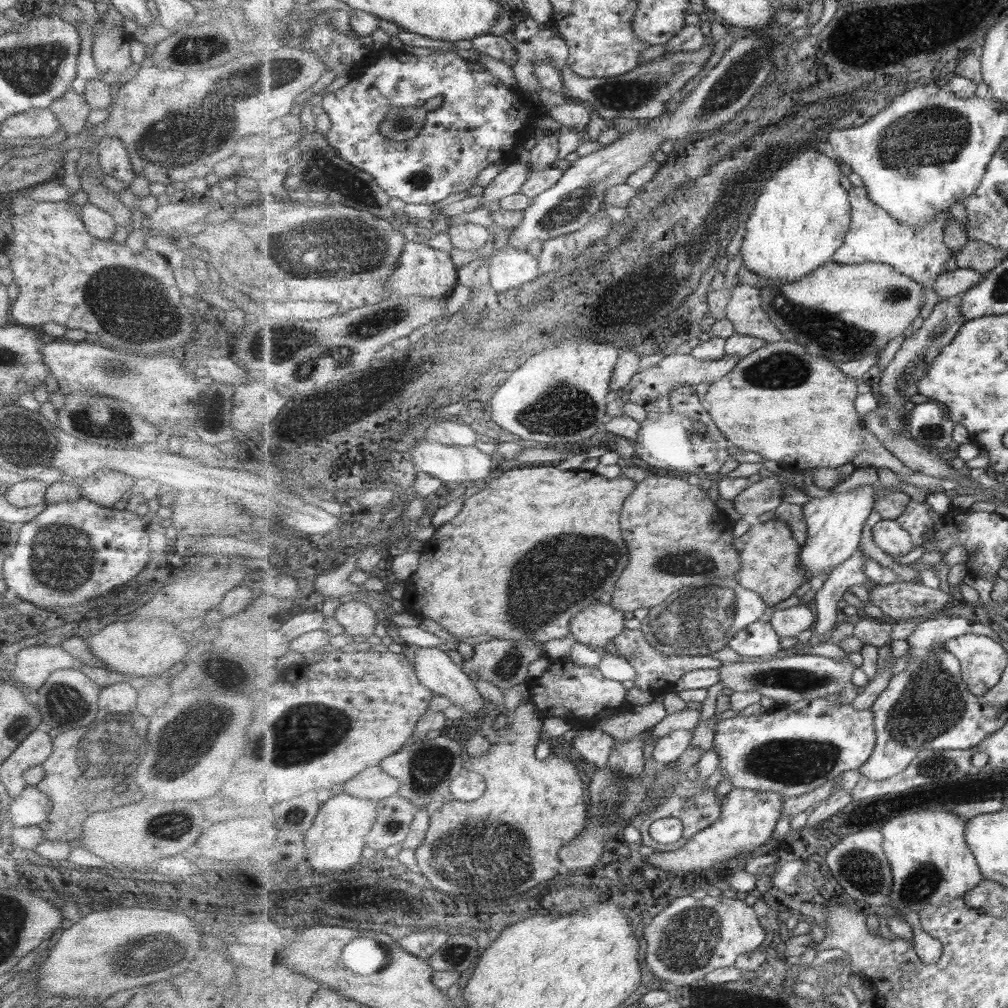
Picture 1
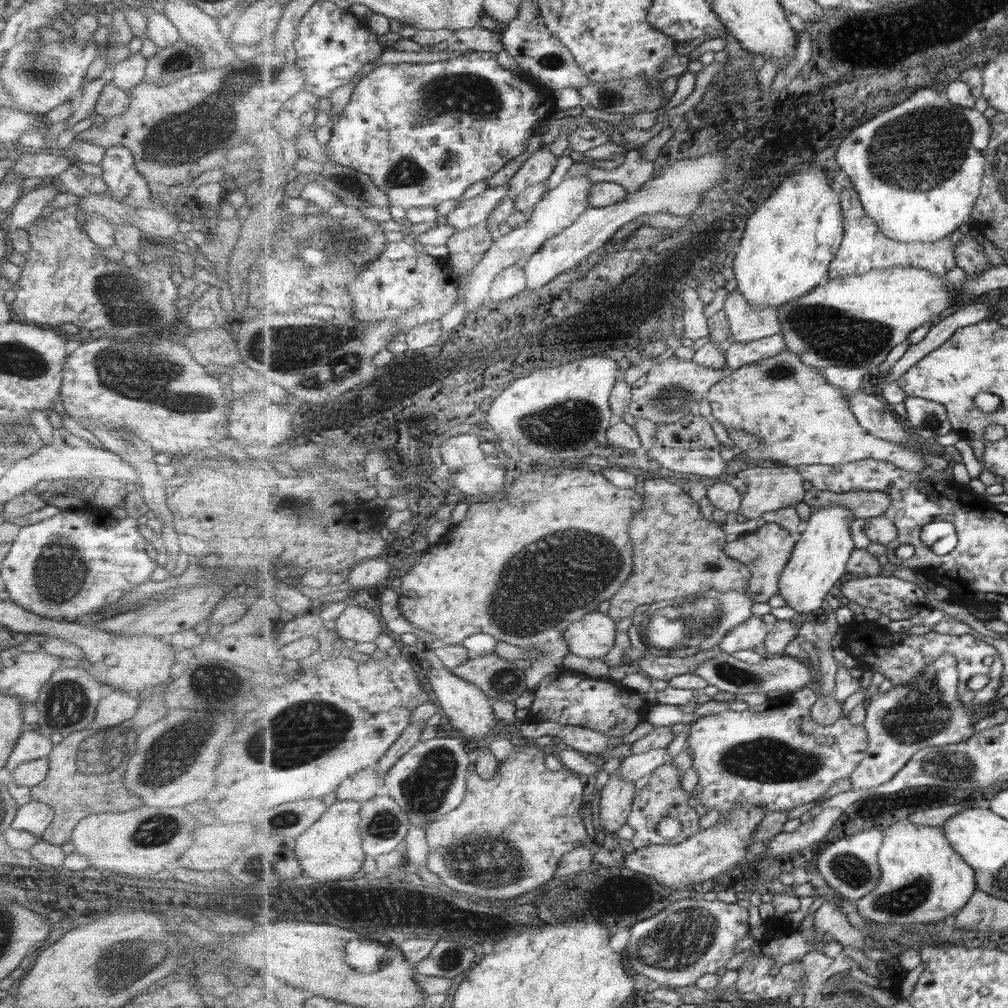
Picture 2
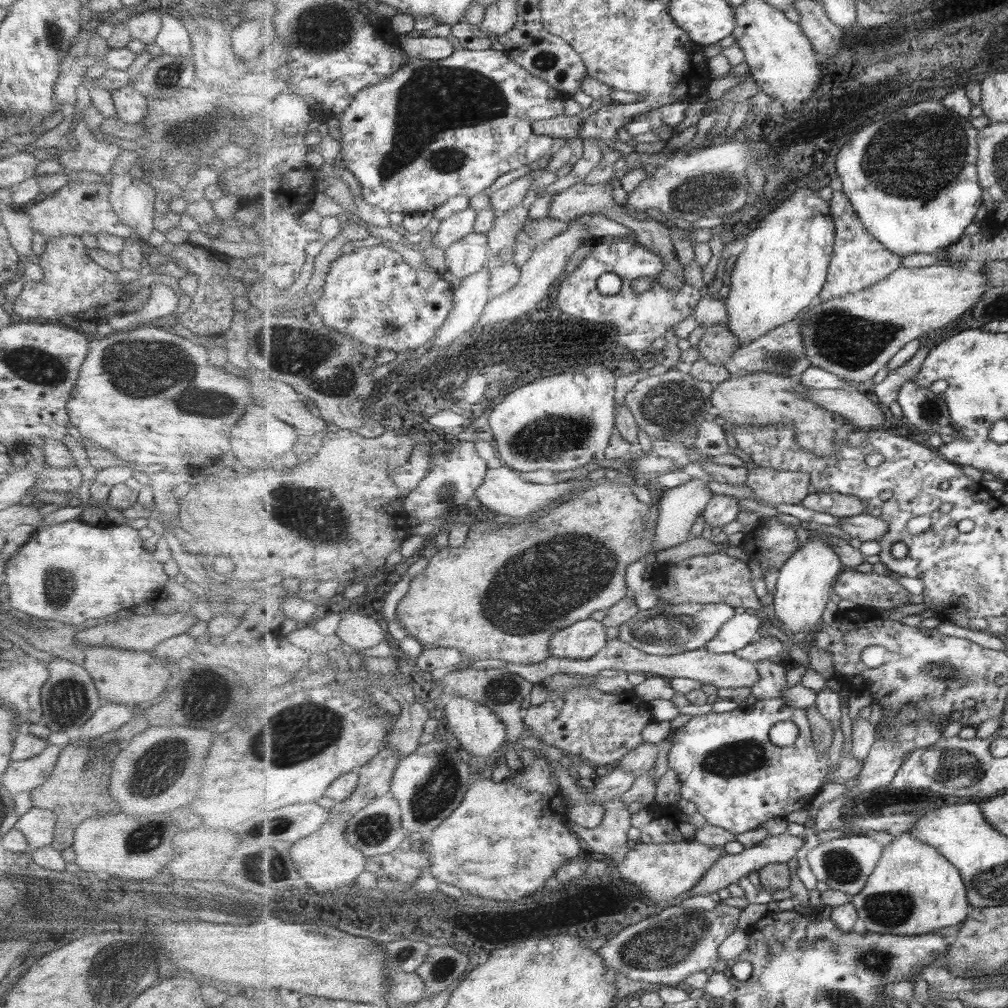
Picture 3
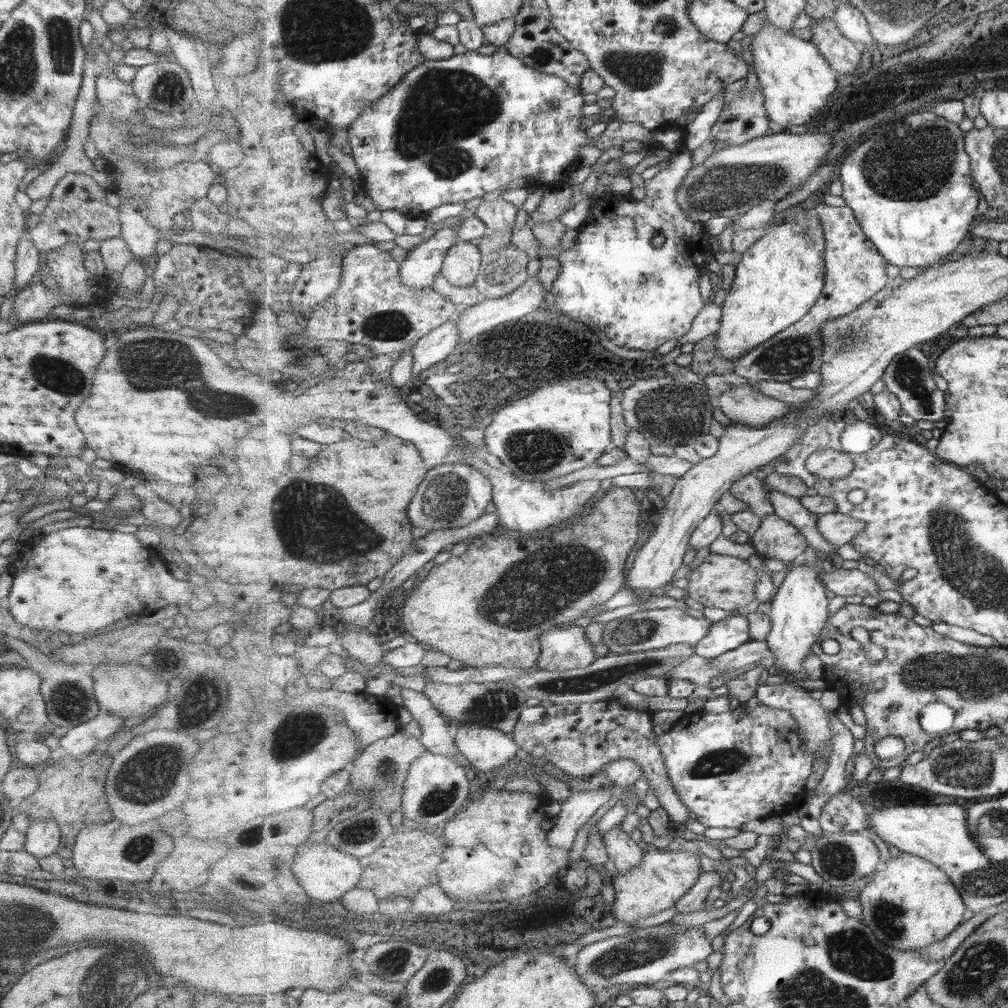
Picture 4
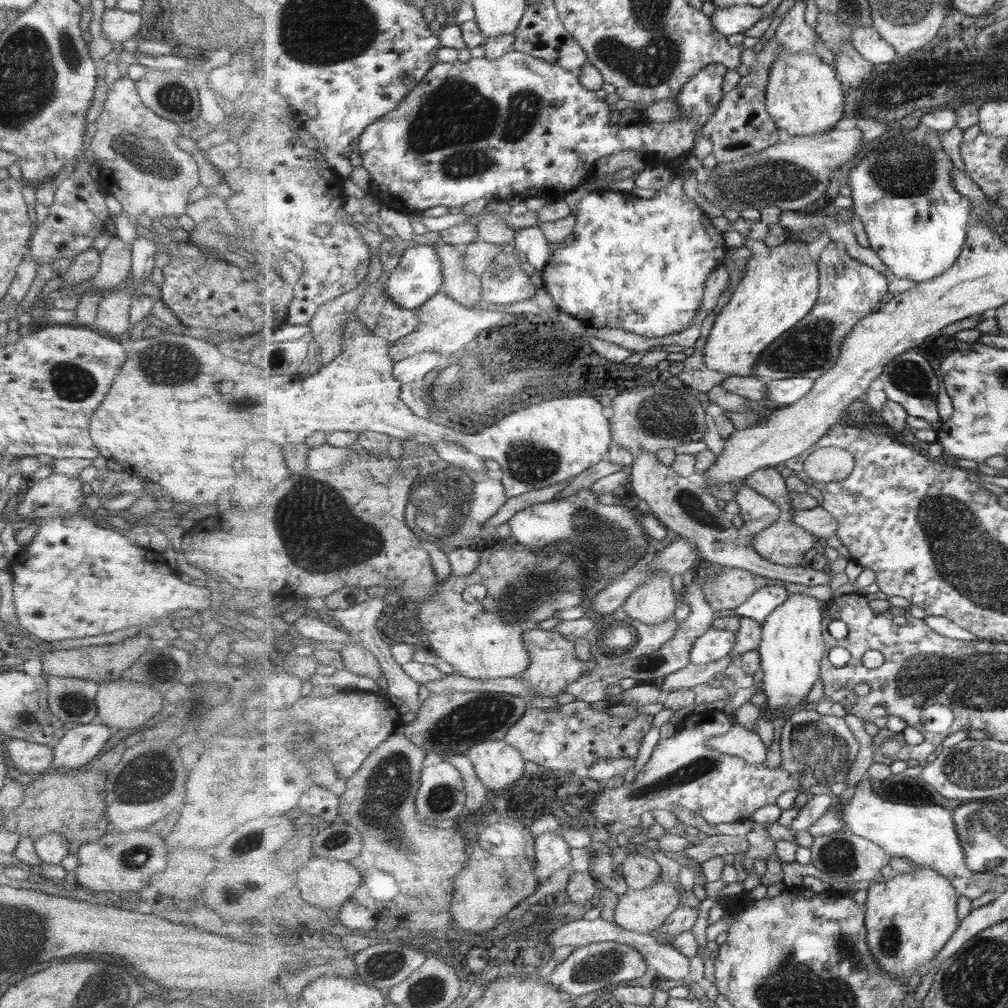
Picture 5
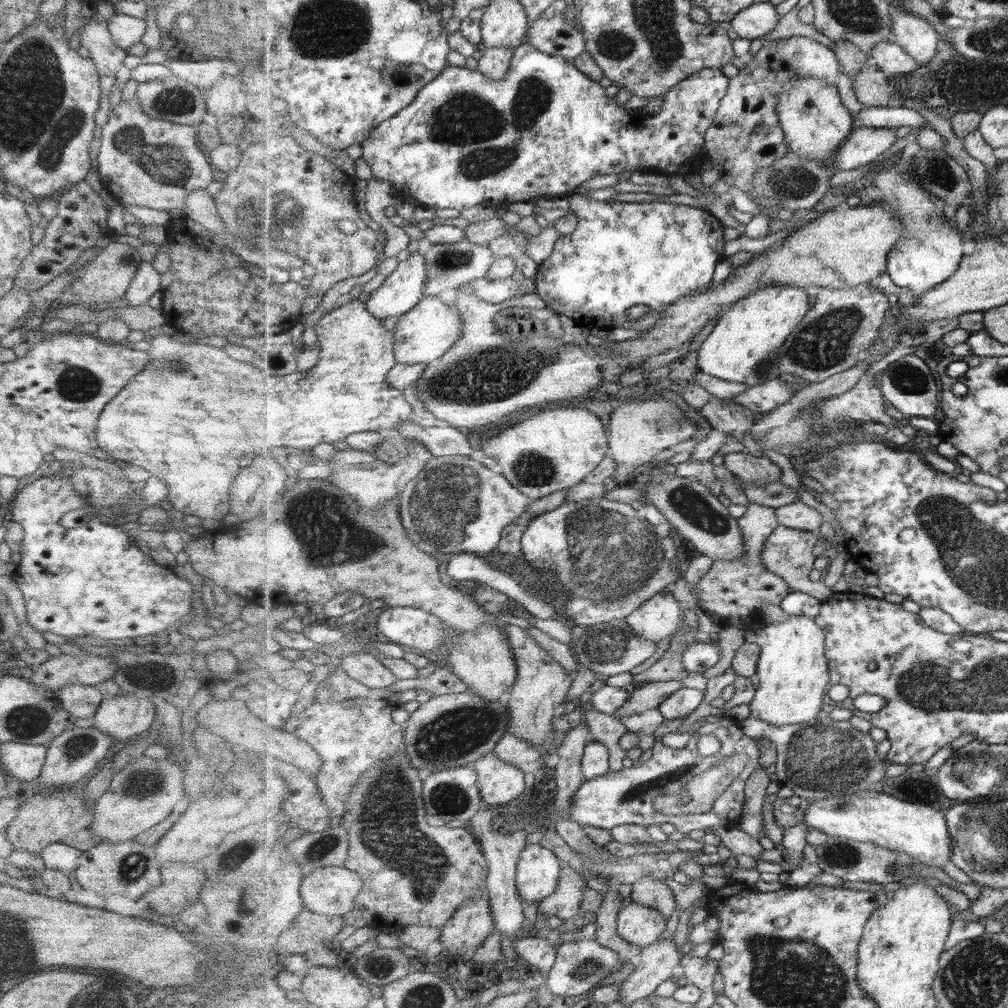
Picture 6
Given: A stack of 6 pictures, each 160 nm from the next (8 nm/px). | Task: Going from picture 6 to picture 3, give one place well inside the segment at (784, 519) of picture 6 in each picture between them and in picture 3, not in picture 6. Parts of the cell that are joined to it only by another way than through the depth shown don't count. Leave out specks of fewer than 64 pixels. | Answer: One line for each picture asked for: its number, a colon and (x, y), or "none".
3: (864, 527)
4: (839, 529)
5: (819, 521)

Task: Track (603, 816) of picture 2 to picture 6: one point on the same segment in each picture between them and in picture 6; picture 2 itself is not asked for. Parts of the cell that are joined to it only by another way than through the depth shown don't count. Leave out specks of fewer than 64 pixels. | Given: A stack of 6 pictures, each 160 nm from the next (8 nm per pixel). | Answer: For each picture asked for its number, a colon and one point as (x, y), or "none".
3: (610, 838)
4: (626, 854)
5: (640, 872)
6: (648, 891)

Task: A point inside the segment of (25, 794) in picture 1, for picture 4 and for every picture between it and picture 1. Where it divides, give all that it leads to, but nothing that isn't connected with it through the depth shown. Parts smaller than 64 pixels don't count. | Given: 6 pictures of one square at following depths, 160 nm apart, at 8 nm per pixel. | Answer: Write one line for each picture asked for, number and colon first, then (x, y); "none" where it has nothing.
2: (33, 817)
3: (37, 825)
4: (42, 837)

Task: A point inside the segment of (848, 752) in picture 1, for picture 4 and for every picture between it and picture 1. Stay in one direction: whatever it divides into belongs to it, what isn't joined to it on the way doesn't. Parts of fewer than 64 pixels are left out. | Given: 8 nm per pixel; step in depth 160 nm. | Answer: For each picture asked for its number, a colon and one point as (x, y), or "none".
2: (777, 756)
3: (728, 767)
4: (728, 771)

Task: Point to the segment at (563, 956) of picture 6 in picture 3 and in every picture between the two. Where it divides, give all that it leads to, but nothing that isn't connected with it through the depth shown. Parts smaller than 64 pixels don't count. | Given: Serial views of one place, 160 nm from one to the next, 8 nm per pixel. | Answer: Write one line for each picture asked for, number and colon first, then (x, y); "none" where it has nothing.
3: (665, 948)
4: (647, 955)
5: (596, 966)

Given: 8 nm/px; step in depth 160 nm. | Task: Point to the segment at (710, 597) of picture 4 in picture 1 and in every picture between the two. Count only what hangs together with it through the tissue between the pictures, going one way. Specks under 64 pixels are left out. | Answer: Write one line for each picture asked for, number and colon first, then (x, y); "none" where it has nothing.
1: (678, 534)
2: (679, 553)
3: (722, 577)

